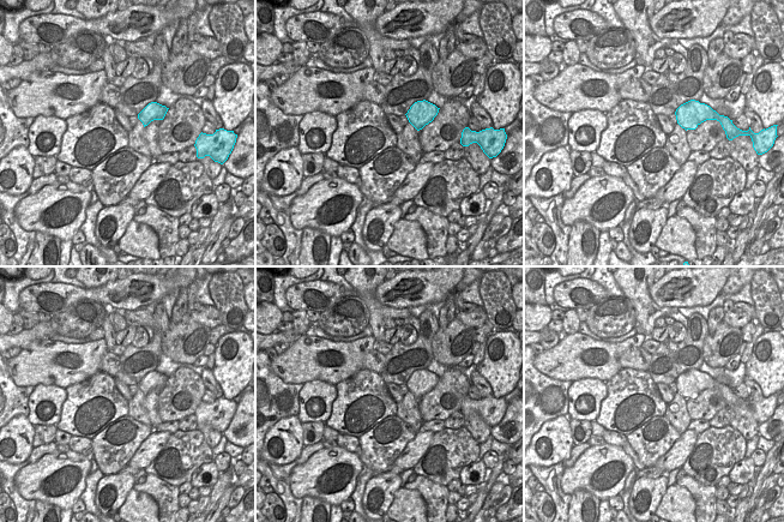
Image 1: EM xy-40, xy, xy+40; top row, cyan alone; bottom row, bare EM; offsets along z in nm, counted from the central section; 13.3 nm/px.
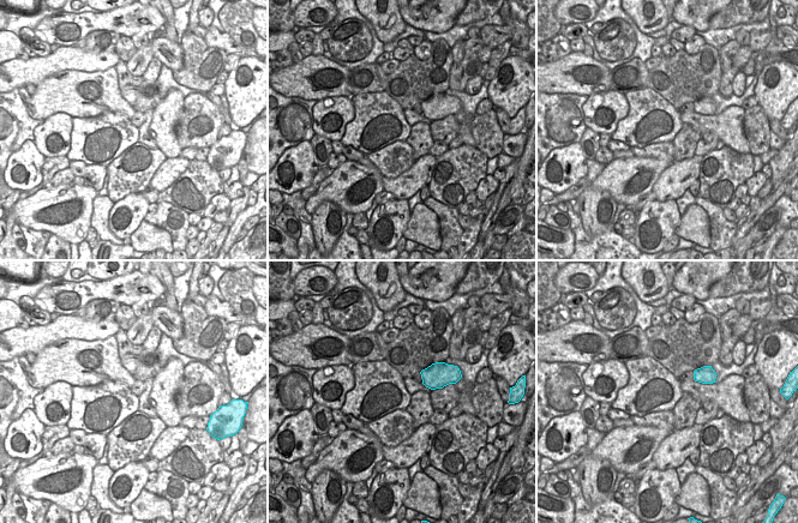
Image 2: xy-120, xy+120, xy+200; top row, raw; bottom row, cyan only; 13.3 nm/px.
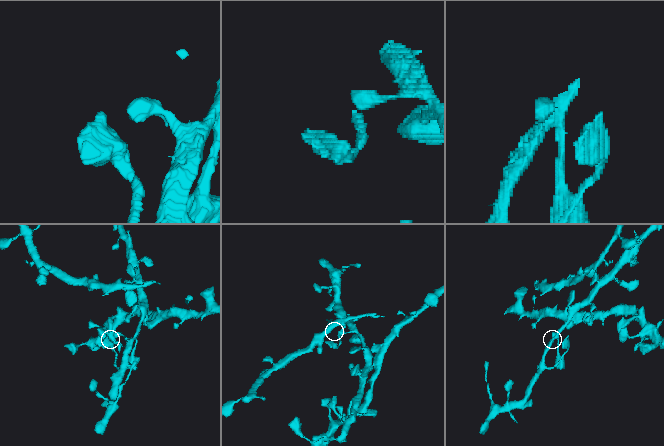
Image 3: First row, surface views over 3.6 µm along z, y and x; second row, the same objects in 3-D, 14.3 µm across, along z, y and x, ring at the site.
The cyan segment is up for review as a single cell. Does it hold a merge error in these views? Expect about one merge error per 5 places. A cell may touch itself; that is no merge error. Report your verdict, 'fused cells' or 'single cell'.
single cell

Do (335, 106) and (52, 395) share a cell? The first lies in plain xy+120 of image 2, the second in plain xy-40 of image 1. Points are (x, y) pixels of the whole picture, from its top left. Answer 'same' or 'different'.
same

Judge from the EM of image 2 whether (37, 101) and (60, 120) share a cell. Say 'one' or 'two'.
two

